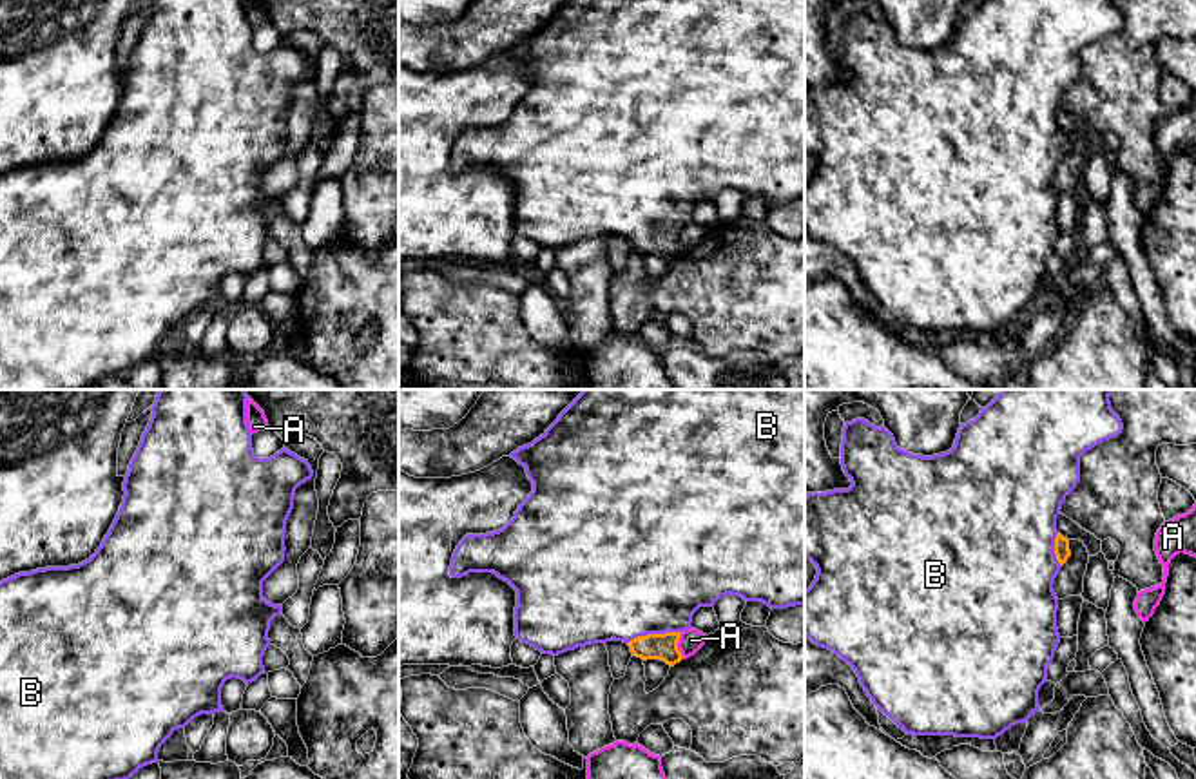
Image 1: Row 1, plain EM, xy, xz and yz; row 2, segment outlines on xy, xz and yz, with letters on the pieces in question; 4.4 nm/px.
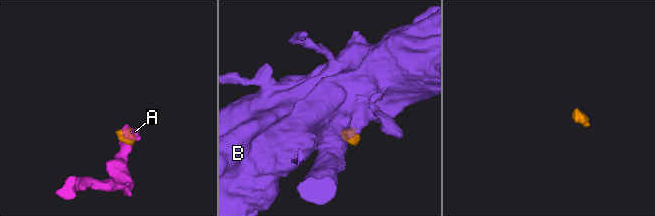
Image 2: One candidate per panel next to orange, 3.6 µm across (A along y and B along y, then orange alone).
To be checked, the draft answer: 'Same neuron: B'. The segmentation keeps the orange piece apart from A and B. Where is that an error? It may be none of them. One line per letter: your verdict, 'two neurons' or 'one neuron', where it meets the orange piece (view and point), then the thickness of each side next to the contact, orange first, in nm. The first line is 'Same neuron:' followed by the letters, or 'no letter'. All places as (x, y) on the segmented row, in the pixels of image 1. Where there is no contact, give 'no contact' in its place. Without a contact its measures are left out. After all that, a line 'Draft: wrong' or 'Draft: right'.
Same neuron: B
A: two neurons; contact xz (676, 645); calibres 120 and 110 nm
B: one neuron; contact xz (653, 634); calibres 120 and 500 nm
Draft: right

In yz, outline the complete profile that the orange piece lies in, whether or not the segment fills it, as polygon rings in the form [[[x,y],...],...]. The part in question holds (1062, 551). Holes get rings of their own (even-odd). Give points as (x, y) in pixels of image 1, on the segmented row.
[[[1004,390],[973,420],[959,428],[950,451],[933,457],[901,449],[884,426],[875,428],[864,418],[844,424],[841,466],[852,486],[805,495],[805,558],[817,569],[815,580],[805,591],[805,636],[844,659],[872,703],[906,734],[997,739],[1040,710],[1038,690],[1047,679],[1047,667],[1060,643],[1058,598],[1053,583],[1071,556],[1069,540],[1056,531],[1056,516],[1066,496],[1080,482],[1080,457],[1100,442],[1116,438],[1124,429],[1109,395],[1111,390]]]

